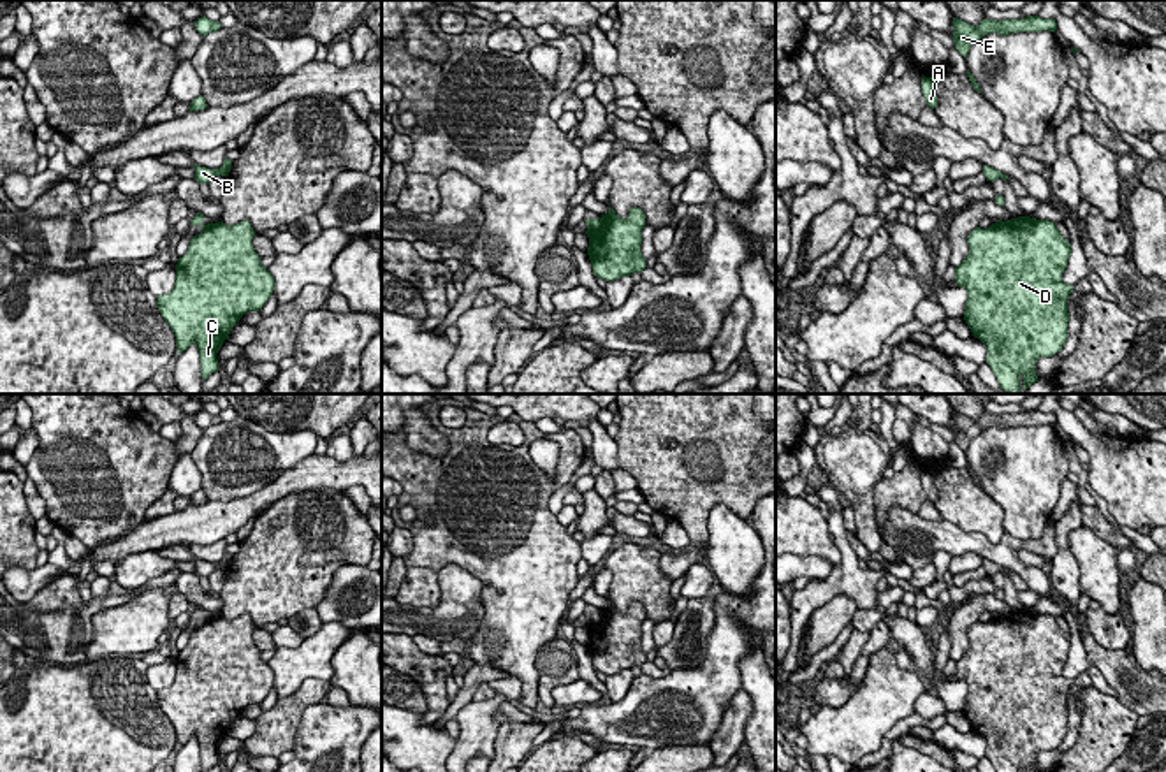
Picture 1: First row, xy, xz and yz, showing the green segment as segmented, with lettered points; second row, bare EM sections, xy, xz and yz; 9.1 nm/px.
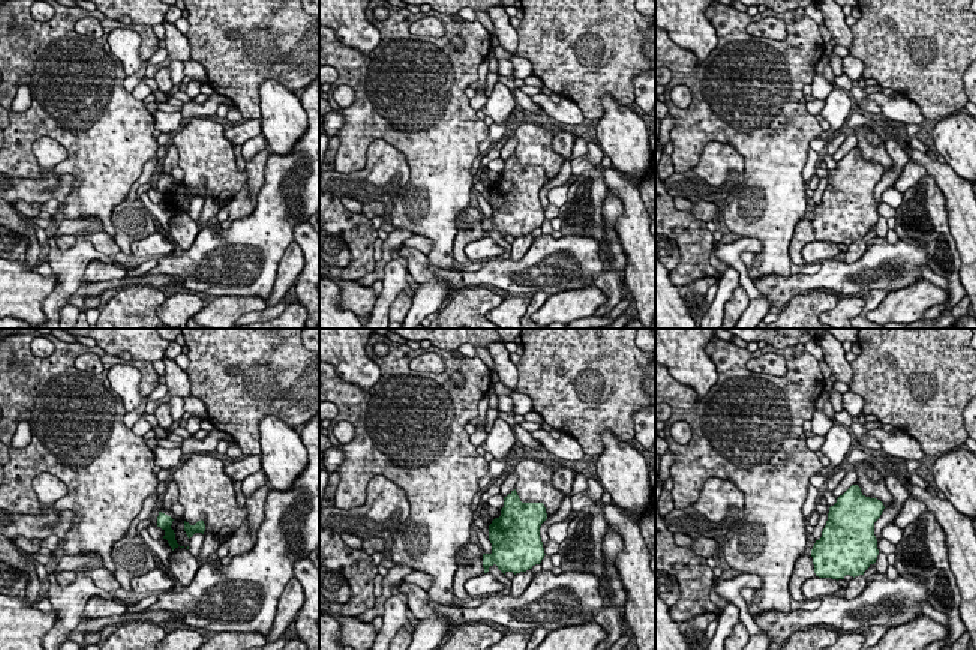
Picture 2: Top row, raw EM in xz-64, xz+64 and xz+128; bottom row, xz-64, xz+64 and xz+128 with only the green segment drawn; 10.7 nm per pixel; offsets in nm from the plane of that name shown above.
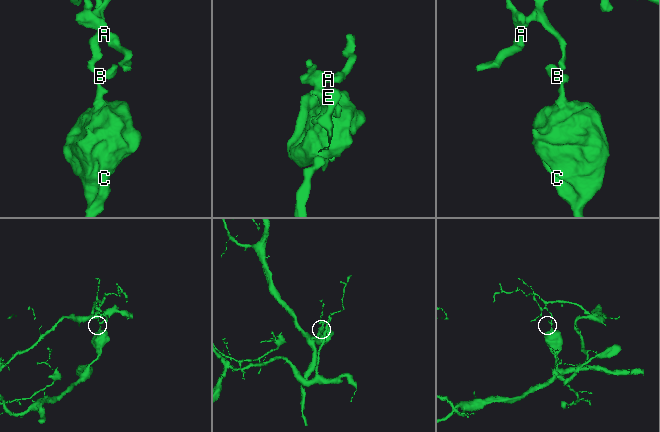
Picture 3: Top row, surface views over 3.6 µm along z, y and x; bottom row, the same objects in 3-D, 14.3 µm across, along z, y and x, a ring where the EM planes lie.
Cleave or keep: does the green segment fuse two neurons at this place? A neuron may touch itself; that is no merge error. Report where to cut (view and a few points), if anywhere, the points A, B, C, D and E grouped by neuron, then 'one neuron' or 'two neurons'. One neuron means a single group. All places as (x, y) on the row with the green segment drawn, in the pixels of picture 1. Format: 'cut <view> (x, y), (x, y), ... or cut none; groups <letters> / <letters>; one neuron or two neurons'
cut xz (604, 218), (598, 227), (588, 231); groups A B E / C D; two neurons

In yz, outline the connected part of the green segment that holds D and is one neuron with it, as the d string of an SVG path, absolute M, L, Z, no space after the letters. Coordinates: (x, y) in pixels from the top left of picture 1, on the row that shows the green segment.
M1018 216L967 236L969 253L955 267L957 287L967 290L964 320L987 346L987 364L1006 394L1020 394L1039 382L1036 361L1052 357L1068 341L1068 297L1073 285L1062 281L1071 244L1050 220Z

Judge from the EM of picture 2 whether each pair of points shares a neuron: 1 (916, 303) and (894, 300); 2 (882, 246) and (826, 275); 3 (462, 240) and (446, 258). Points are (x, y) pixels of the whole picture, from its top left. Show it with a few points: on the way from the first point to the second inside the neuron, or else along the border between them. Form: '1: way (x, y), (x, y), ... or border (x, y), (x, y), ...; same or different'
1: way (910, 303), (900, 303); same
2: way (868, 260), (858, 270), (840, 275); same
3: border (458, 216), (453, 258); different

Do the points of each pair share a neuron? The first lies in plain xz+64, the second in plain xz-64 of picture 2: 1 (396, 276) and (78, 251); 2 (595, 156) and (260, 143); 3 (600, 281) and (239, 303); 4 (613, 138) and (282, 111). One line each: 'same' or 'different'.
1: same
2: same
3: different
4: same

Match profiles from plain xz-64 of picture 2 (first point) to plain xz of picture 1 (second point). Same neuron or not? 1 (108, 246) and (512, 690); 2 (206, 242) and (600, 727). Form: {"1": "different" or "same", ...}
{"1": "same", "2": "same"}

